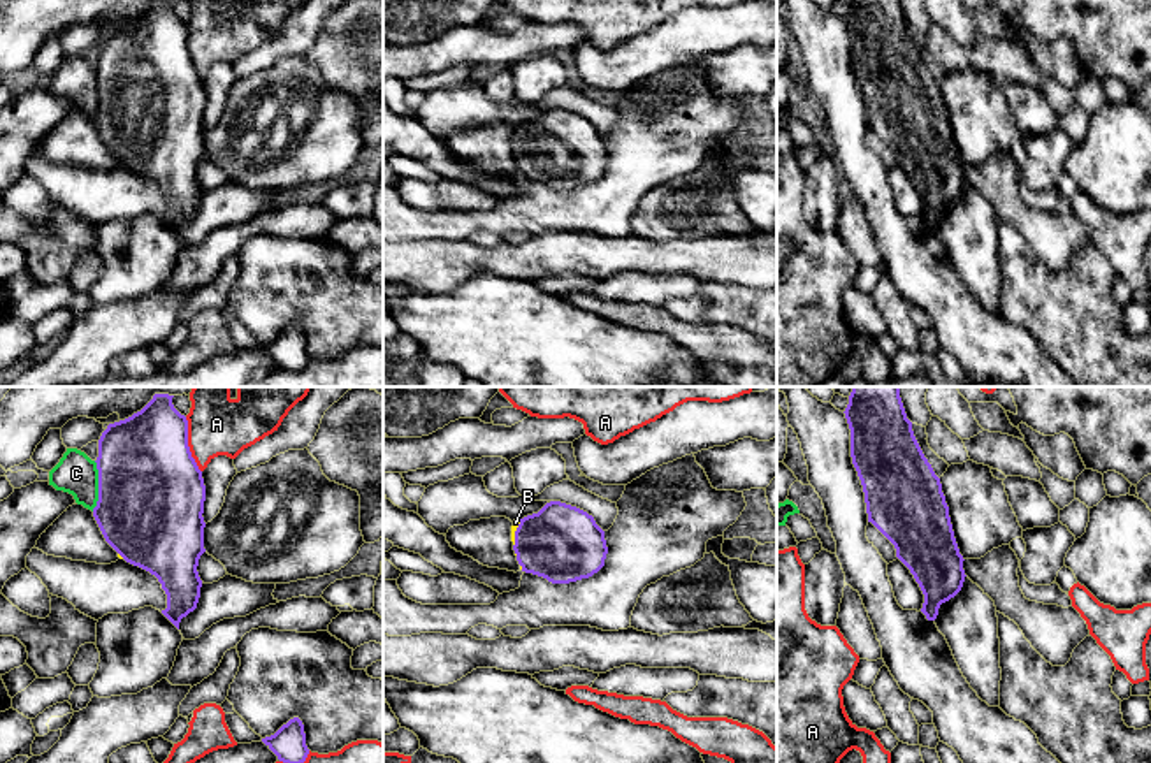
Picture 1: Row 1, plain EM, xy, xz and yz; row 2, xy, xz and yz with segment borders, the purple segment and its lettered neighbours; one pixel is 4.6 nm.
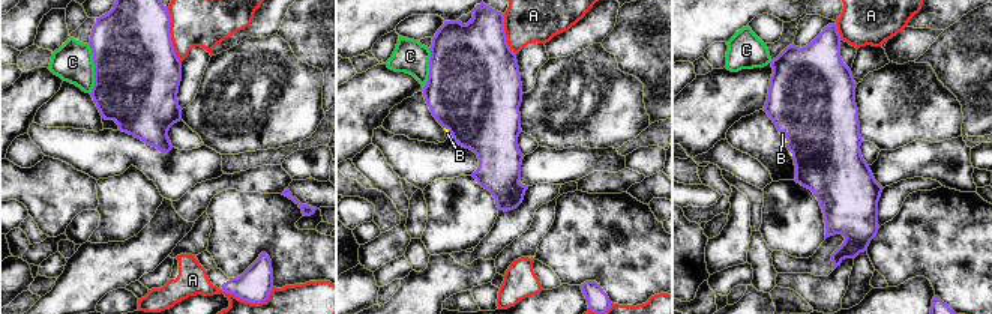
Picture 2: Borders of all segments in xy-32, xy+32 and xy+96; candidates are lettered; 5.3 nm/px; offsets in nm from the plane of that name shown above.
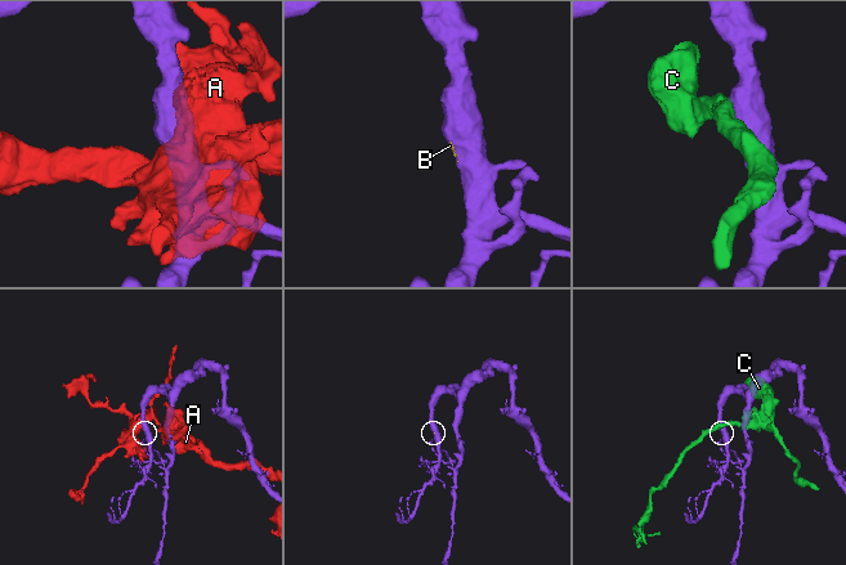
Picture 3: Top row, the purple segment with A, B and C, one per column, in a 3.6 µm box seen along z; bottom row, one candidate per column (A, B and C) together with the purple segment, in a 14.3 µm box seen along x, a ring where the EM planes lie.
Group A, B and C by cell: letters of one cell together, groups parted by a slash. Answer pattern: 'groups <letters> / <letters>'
groups A / B / C

